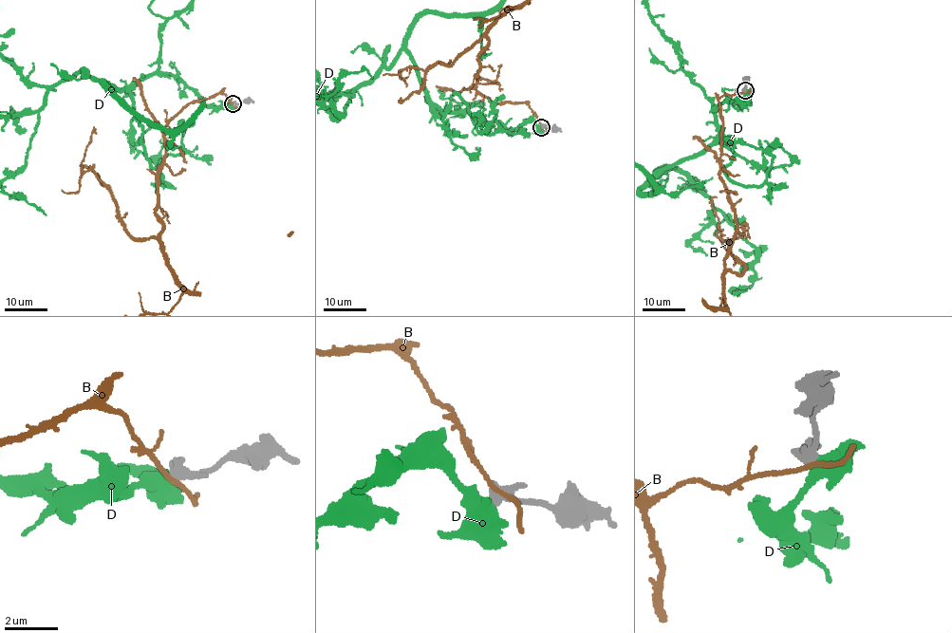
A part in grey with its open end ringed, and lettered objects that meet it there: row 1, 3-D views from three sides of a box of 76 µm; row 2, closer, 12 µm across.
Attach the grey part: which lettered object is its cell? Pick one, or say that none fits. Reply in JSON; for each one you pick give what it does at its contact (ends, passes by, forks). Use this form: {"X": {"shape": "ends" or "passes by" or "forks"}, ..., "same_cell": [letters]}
{"D": {"shape": "passes by"}, "same_cell": ["D"]}

